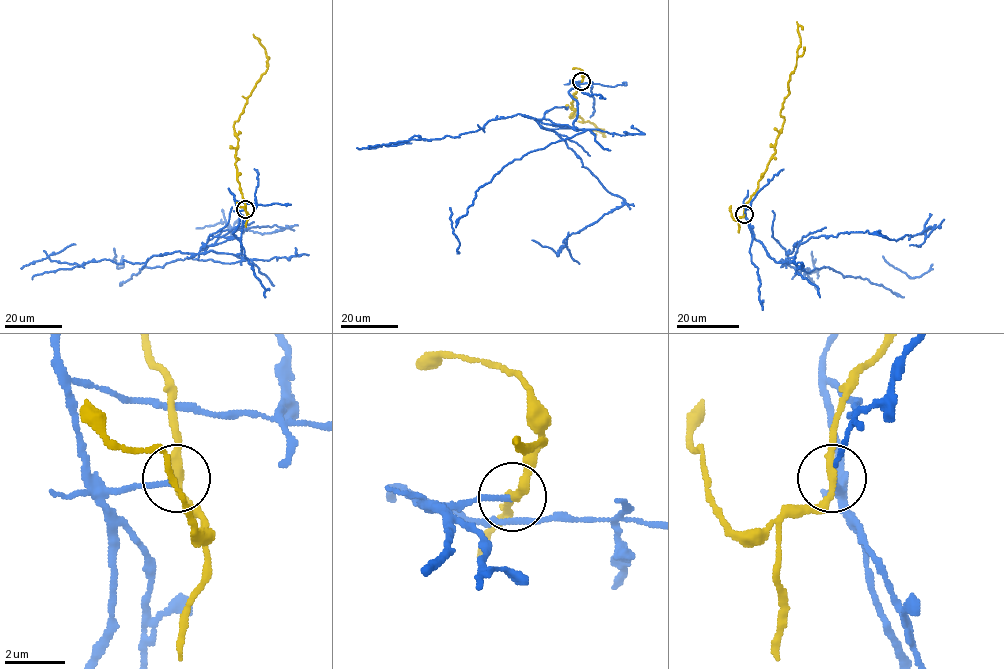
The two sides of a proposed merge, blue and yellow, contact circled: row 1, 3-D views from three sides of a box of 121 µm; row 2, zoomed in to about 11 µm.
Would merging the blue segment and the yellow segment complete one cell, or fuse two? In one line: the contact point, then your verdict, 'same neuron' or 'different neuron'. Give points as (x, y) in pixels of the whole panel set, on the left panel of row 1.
at (245, 209); different neuron

